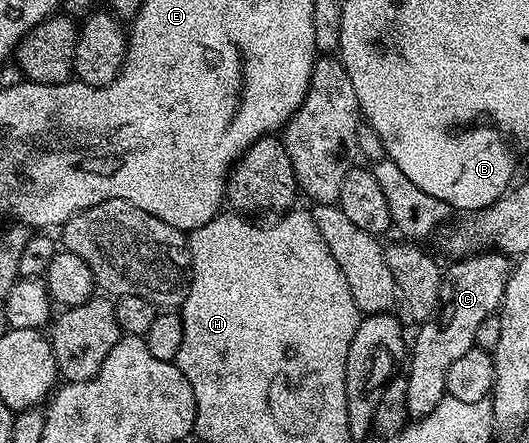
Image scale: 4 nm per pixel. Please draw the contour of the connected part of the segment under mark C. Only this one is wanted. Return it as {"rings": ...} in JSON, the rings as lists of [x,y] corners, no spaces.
{"rings":[[[496,249],[478,251],[472,255],[466,255],[453,261],[450,267],[446,266],[441,281],[441,304],[437,306],[434,315],[424,320],[414,341],[411,355],[411,369],[406,372],[407,383],[407,407],[412,418],[425,418],[439,405],[439,401],[446,398],[447,369],[463,357],[475,346],[475,332],[479,330],[479,324],[486,317],[491,317],[501,306],[501,298],[505,292],[505,286],[509,280],[511,259],[508,255],[501,254]]]}

